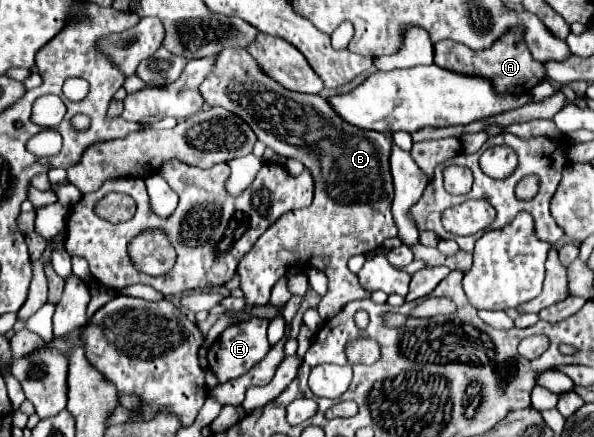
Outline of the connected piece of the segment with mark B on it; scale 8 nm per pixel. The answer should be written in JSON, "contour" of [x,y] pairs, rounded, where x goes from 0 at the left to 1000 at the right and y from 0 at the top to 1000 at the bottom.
{"contour":[[[409,110],[372,114],[335,206],[352,243],[375,243],[396,256],[446,334],[470,357],[510,371],[530,403],[527,467],[517,481],[476,490],[402,600],[399,627],[416,696],[449,696],[456,659],[487,609],[530,609],[551,627],[554,668],[537,691],[544,728],[564,723],[594,686],[625,682],[625,668],[611,664],[603,634],[588,622],[584,595],[668,540],[668,517],[658,494],[662,421],[652,375],[658,348],[655,316],[638,302],[611,302],[571,275],[537,215],[503,215],[473,201],[436,165],[436,151]]]}

